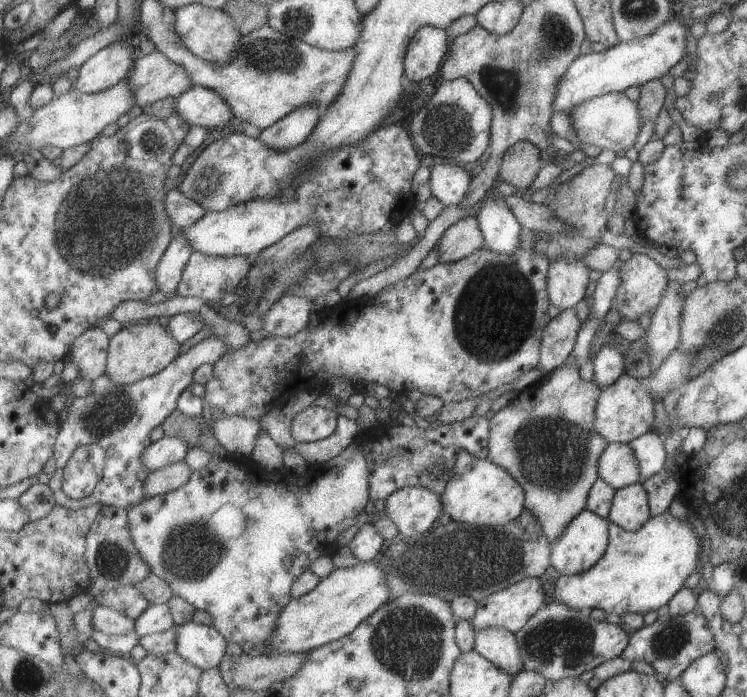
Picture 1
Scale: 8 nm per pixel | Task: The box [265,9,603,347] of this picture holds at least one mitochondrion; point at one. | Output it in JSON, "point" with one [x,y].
{"point":[509,89]}

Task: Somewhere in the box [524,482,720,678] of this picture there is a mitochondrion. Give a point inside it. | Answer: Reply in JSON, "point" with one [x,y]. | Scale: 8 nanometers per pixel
{"point":[670,640]}

